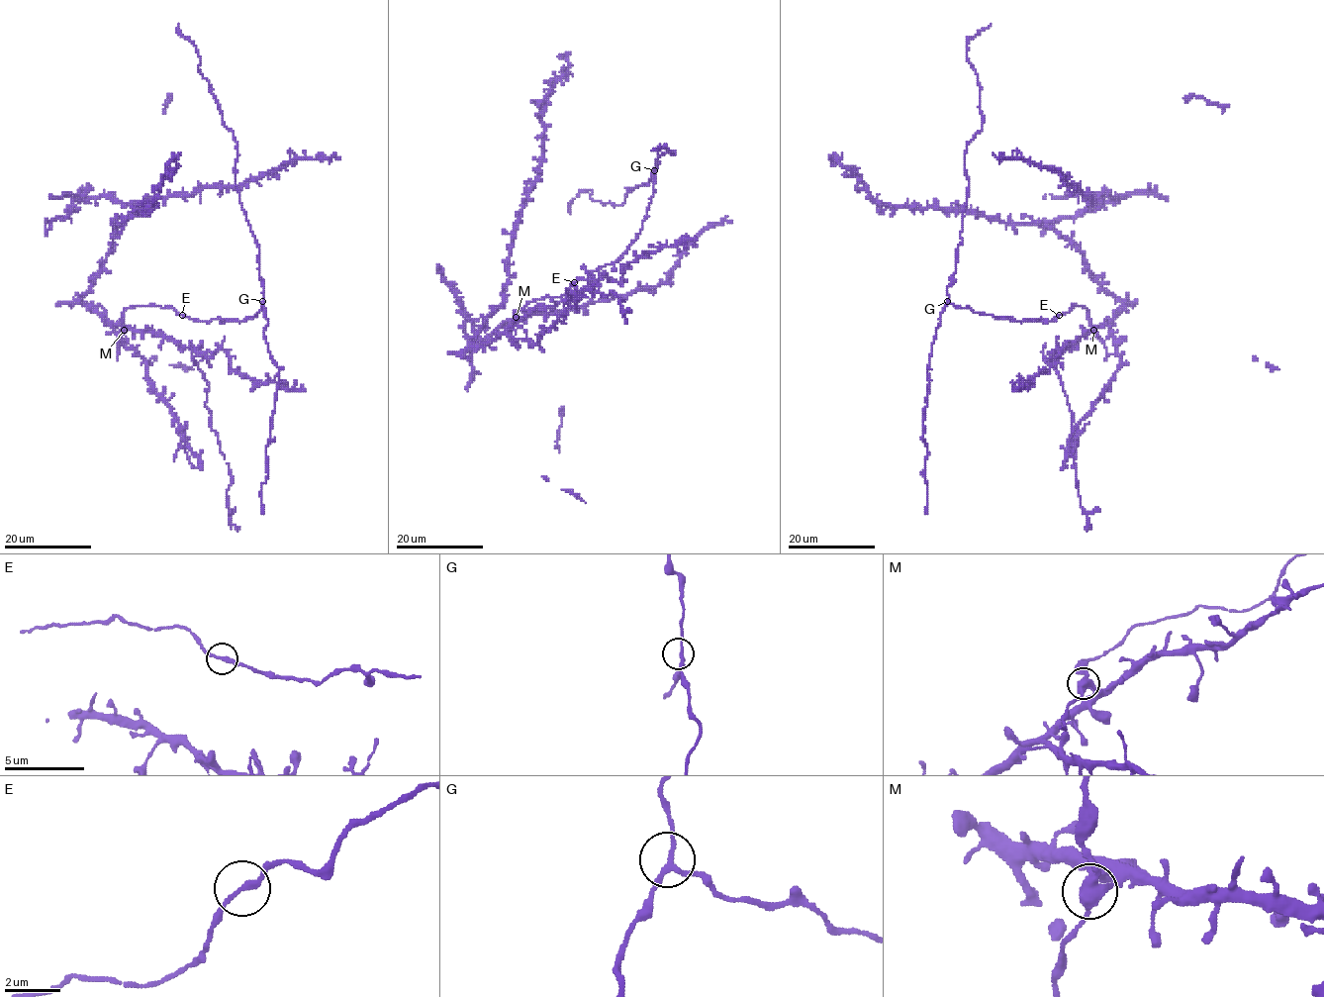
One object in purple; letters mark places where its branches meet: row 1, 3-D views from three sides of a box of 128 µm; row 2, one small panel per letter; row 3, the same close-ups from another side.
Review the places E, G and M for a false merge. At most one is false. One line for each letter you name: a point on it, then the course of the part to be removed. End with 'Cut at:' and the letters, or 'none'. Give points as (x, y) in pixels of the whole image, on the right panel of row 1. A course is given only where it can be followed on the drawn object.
M: (1093, 330)
Cut at: M

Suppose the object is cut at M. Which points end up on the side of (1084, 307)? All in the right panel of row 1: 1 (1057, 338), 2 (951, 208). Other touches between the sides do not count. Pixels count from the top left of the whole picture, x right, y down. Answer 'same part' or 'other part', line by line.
1: other part
2: other part

